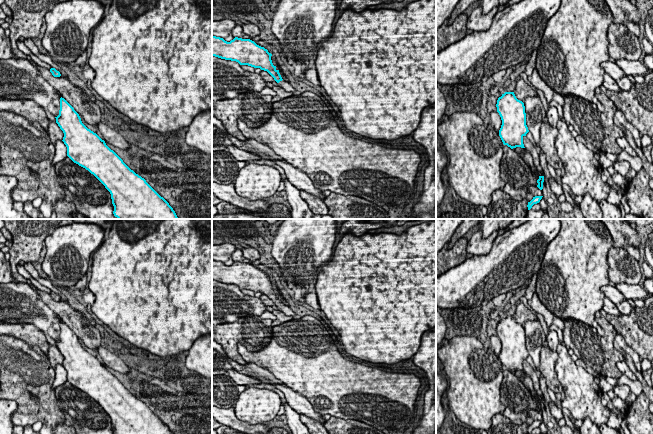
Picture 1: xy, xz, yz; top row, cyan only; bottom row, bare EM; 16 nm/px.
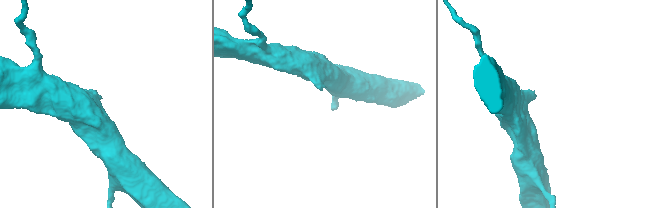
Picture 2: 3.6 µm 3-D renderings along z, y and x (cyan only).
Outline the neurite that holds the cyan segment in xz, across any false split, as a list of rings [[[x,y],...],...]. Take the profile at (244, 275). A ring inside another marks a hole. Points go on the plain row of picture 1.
[[[212,260],[212,280],[267,295],[281,312],[298,317],[289,306],[282,303],[279,294],[272,287],[272,278],[250,263],[235,261],[227,266],[223,262]]]

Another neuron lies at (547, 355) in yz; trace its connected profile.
[[[543,346],[541,348],[539,370],[542,376],[546,379],[547,387],[555,394],[563,391],[562,386],[557,379],[557,374],[555,373],[557,357],[557,353],[553,352],[549,347]]]

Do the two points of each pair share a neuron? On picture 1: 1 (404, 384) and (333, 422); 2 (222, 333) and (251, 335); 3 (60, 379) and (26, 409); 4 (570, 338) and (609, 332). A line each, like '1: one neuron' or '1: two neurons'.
1: two neurons
2: one neuron
3: two neurons
4: one neuron

